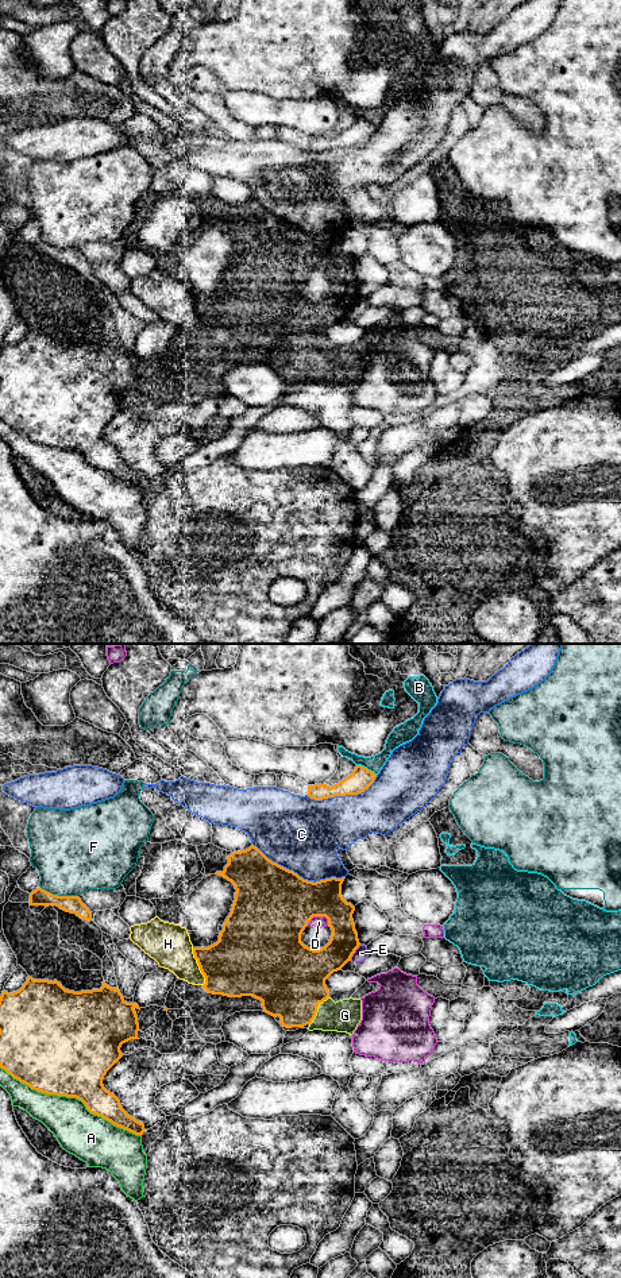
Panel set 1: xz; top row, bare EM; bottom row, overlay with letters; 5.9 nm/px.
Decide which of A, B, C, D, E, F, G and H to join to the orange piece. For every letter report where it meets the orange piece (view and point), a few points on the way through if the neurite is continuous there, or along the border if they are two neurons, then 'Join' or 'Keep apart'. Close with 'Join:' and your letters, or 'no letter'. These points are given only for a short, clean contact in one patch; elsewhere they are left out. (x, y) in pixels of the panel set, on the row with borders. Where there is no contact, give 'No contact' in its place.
A: Touches orange at xz (72, 1096). Keep apart
B: Touches orange at xz (366, 768). Keep apart
C: Touches orange at xz (297, 875). Keep apart
D: Touches orange at xz (317, 915). Keep apart
E: Touches orange at xz (354, 952). Boundary: xz (359, 943), (350, 960). Keep apart
F: Touches orange at xz (57, 895). Keep apart
G: Touches orange at xz (316, 1010). Path across: xz (289, 979), (316, 1010), (321, 1015), (344, 1015). Join
H: Touches orange at xz (199, 965). Keep apart
Join: G

